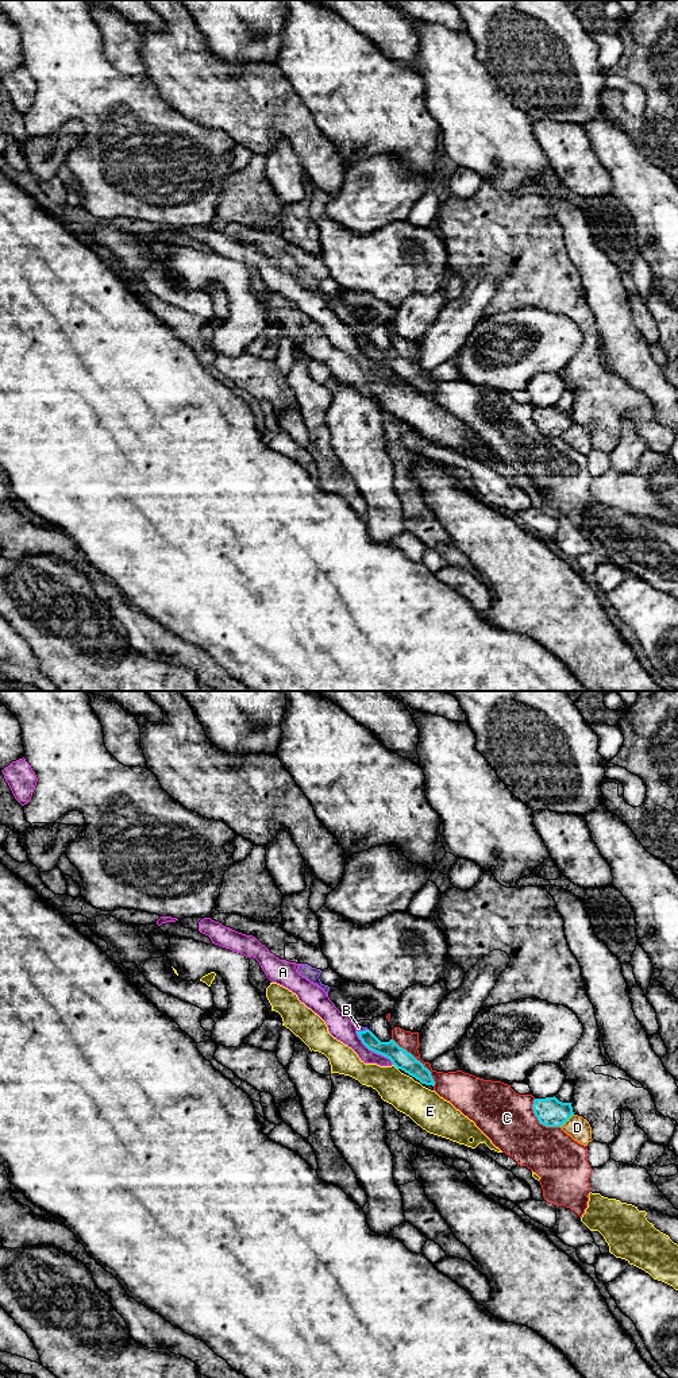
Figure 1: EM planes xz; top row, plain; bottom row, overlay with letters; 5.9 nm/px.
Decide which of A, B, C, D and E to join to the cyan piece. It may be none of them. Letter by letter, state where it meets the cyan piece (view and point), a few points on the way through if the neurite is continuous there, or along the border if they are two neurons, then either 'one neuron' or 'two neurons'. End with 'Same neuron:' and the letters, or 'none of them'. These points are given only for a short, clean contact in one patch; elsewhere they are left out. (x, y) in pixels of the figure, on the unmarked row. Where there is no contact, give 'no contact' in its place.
A: meets cyan in xz at (373, 359); two neurons
B: meets cyan in xz at (362, 340); border along xz (368, 338), (357, 340); two neurons
C: meets cyan in xz at (416, 369); two neurons
D: meets cyan in xz at (567, 428); two neurons
E: meets cyan in xz at (395, 374); two neurons
Same neuron: none of them

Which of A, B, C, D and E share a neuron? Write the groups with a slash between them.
A / B / C / D / E

